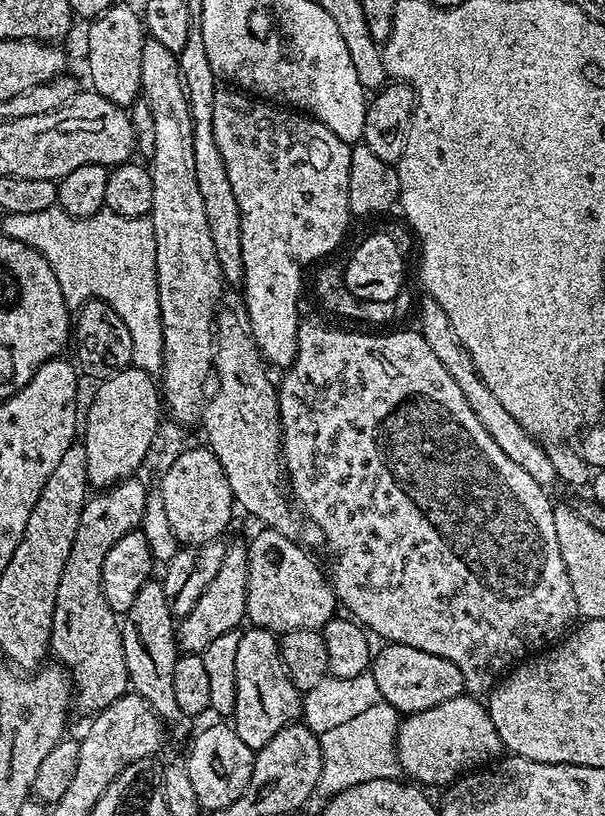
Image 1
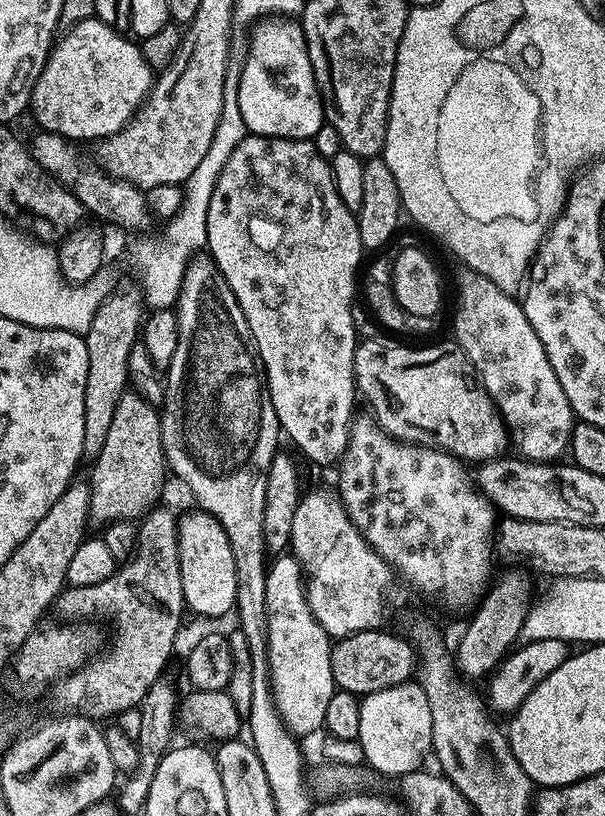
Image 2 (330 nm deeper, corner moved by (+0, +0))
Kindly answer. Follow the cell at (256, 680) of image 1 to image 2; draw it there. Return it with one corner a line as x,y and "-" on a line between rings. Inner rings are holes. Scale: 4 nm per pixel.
291,555
271,561
266,578
266,680
276,715
292,736
302,738
321,731
334,685
328,653
330,637
308,610
302,580
296,577
297,565

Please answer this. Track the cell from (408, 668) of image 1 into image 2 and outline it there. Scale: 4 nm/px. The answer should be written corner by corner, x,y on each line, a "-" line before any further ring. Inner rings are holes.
394,684
371,692
361,699
360,713
359,742
367,767
372,767
374,771
399,778
419,769
424,764
424,755
432,752
430,702
420,684

